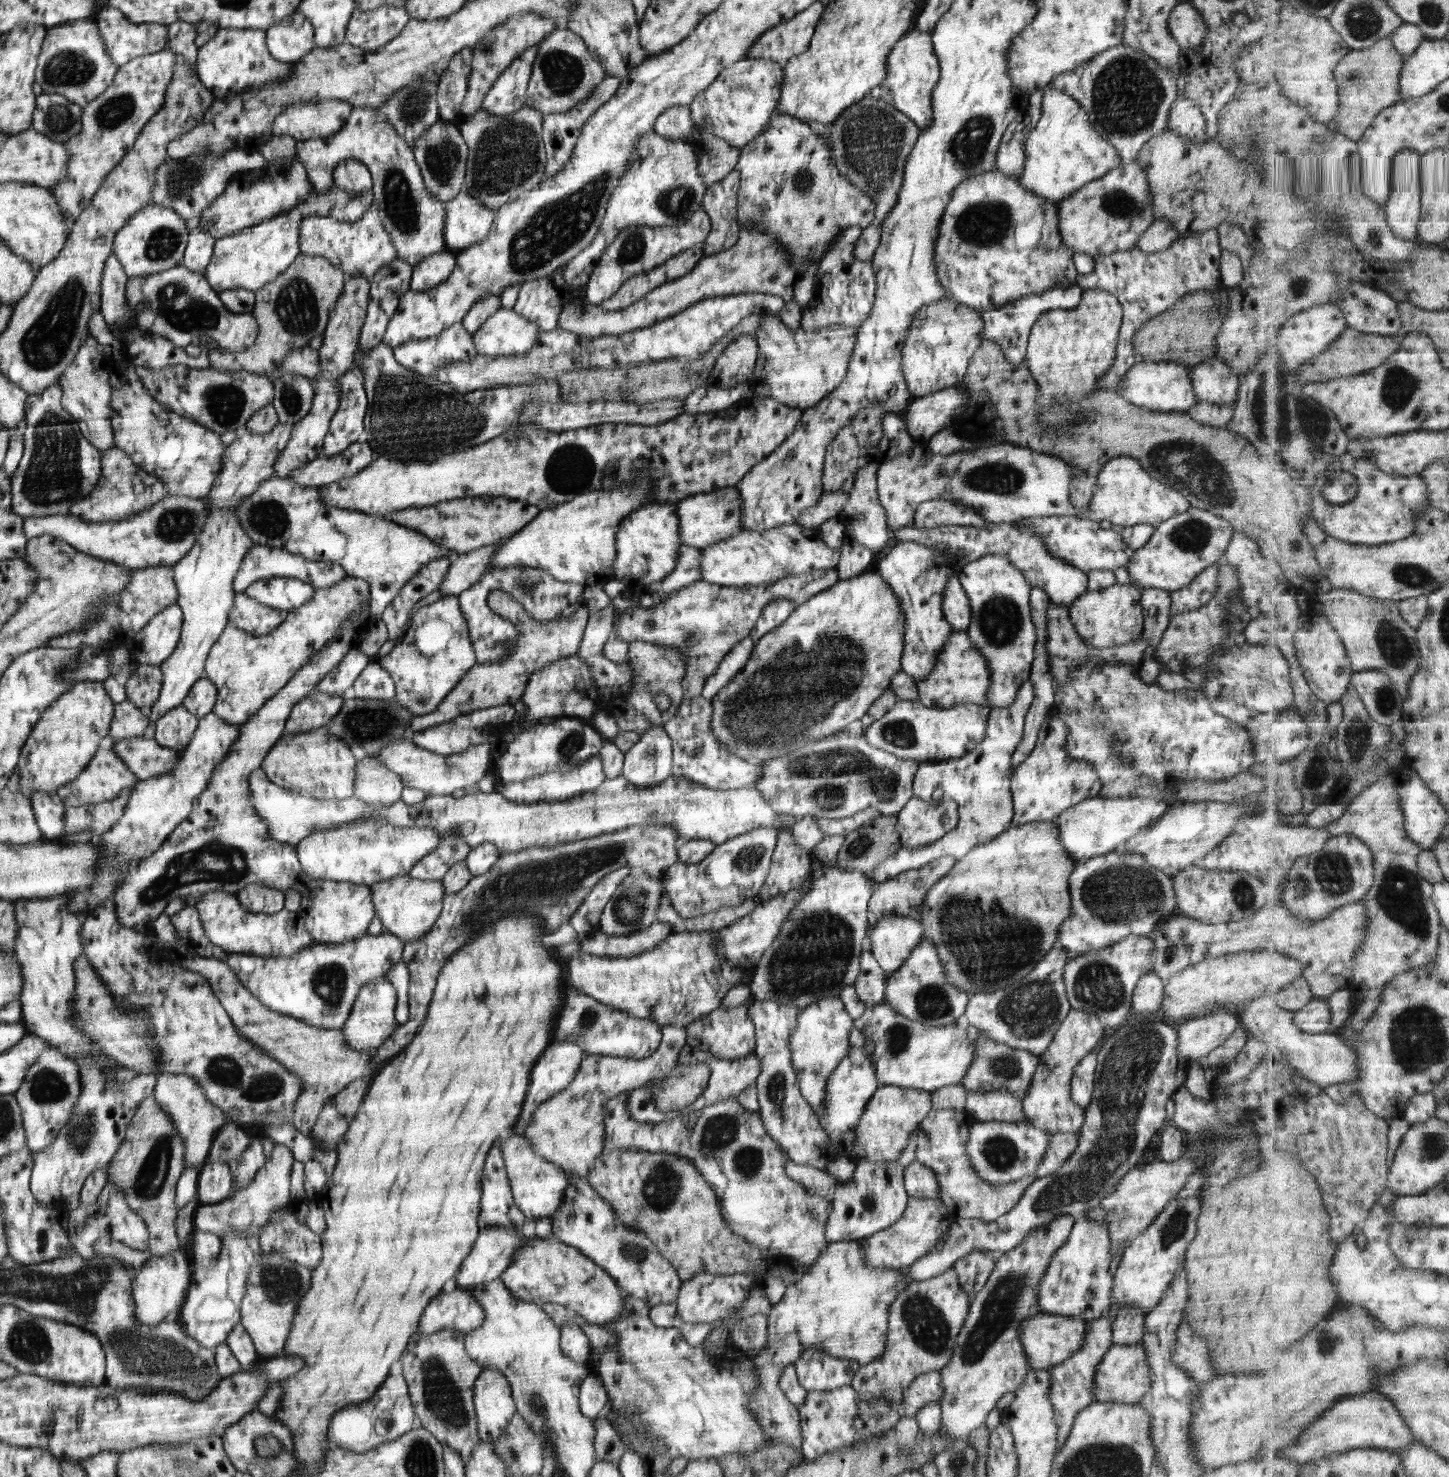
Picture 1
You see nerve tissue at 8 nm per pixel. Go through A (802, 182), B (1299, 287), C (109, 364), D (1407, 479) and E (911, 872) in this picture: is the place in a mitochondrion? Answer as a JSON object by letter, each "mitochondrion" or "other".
{"A":"mitochondrion","B":"mitochondrion","C":"other","D":"other","E":"other"}

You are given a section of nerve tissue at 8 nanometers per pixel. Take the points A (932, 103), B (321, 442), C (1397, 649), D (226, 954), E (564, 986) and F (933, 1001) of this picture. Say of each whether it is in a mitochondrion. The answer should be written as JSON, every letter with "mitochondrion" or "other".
{"A":"other","B":"other","C":"mitochondrion","D":"other","E":"other","F":"mitochondrion"}

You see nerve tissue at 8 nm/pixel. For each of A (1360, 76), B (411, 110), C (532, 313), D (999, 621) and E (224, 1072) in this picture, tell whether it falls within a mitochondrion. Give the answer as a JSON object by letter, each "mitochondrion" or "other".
{"A":"mitochondrion","B":"mitochondrion","C":"other","D":"mitochondrion","E":"mitochondrion"}

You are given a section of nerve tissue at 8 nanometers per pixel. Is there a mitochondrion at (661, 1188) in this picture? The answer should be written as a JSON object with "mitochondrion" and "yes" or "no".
{"mitochondrion":"yes"}

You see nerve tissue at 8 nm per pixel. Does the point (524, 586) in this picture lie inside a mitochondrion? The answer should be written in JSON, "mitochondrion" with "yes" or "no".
{"mitochondrion":"yes"}

